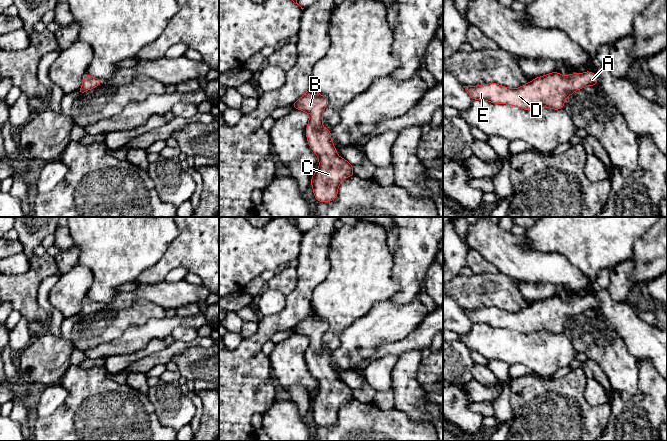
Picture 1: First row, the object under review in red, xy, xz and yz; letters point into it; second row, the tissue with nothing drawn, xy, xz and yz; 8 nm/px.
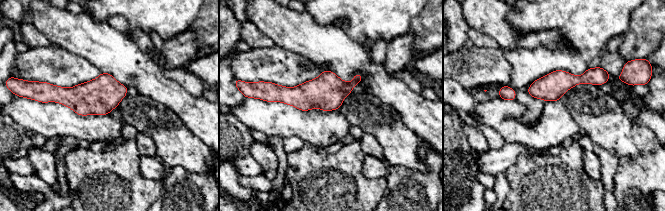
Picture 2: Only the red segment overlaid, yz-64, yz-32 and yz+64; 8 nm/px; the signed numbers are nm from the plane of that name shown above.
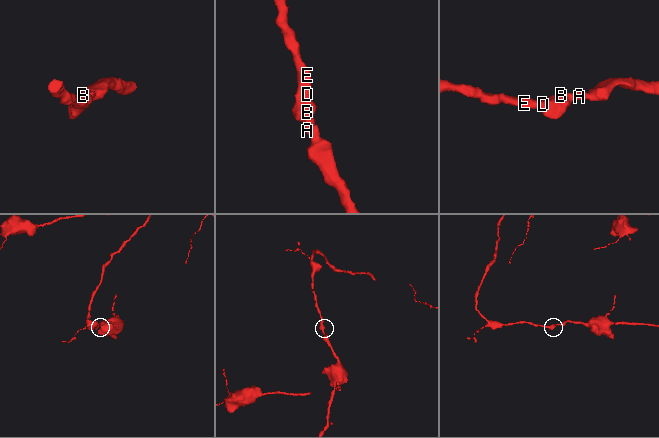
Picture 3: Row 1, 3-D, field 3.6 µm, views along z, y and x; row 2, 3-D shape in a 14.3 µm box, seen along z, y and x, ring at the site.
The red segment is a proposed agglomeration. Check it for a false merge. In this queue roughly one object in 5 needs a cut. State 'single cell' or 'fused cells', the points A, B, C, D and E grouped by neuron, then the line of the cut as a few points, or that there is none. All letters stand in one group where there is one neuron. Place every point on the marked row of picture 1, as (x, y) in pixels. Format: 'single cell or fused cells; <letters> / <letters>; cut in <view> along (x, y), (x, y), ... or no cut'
single cell; A B C D E; no cut

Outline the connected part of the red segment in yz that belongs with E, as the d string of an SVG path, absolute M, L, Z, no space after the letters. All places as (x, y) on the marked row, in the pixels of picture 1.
M591 71L571 73L566 77L559 72L552 72L516 89L503 87L497 83L463 87L473 100L507 104L524 110L540 107L558 110L563 109L568 96L578 89L594 86L597 82L598 76Z

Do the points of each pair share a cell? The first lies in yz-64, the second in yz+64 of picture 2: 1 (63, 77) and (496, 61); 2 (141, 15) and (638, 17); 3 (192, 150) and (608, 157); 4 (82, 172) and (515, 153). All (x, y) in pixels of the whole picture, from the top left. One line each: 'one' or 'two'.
1: one
2: two
3: two
4: two

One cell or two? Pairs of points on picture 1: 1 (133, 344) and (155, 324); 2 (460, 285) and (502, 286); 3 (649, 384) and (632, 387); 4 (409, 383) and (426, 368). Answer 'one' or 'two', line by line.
1: one
2: one
3: two
4: two

